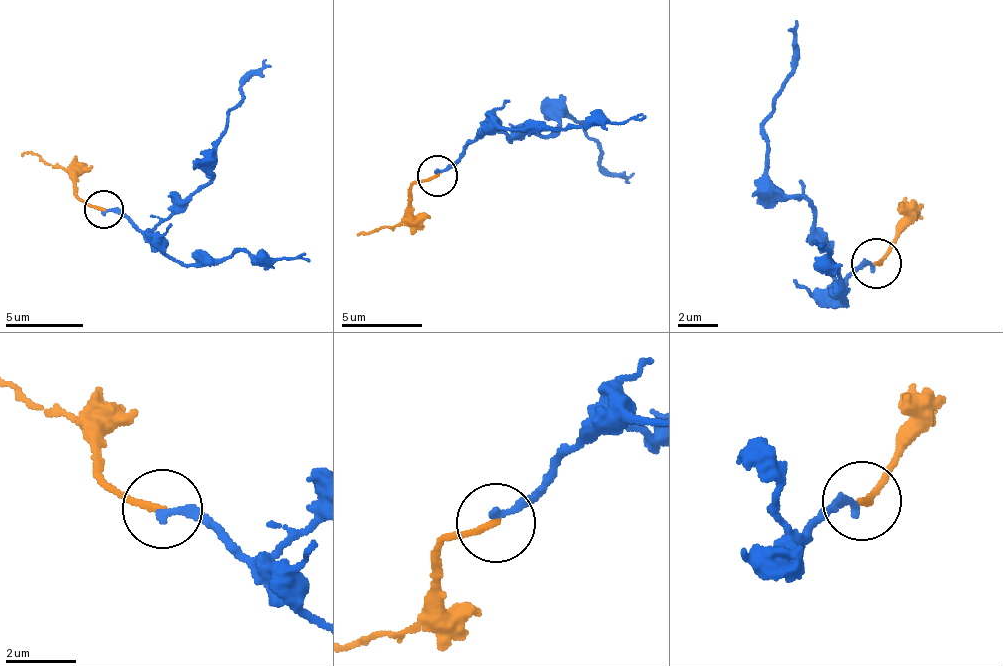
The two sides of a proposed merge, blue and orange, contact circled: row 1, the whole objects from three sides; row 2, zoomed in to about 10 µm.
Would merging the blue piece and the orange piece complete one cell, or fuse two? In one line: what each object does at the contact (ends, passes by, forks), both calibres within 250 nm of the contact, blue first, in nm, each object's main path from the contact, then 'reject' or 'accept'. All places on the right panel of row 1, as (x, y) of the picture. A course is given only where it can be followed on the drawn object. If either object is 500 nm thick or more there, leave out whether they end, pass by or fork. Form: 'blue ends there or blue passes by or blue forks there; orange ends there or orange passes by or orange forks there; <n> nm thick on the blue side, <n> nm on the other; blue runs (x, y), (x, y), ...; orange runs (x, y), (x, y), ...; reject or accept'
blue ends there; orange ends there; 220 nm thick on the blue side, 170 nm on the other; blue runs (873, 267), (871, 261), (841, 283), (812, 211), (765, 172), (763, 116), (791, 63), (797, 19); orange runs (877, 262), (897, 227), (914, 219), (918, 209), (920, 217); reject

